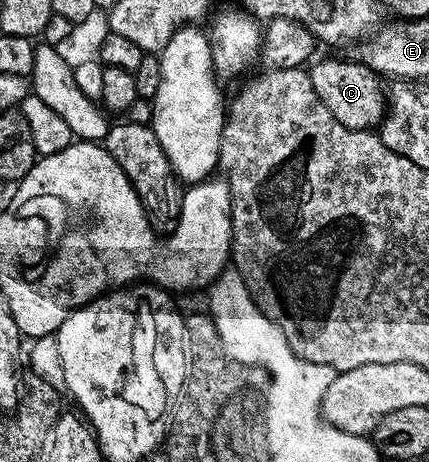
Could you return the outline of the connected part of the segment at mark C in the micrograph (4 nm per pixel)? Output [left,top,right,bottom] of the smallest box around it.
[309,57,385,130]

